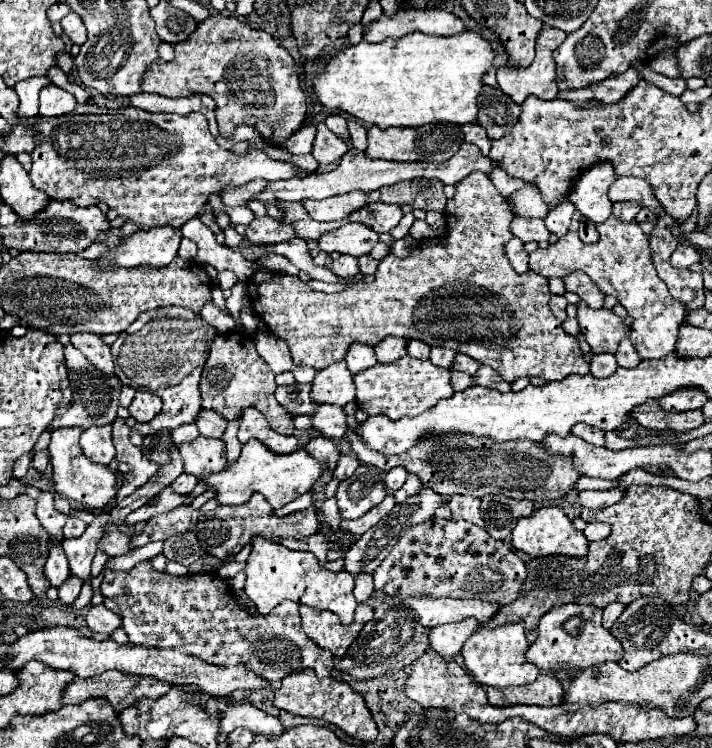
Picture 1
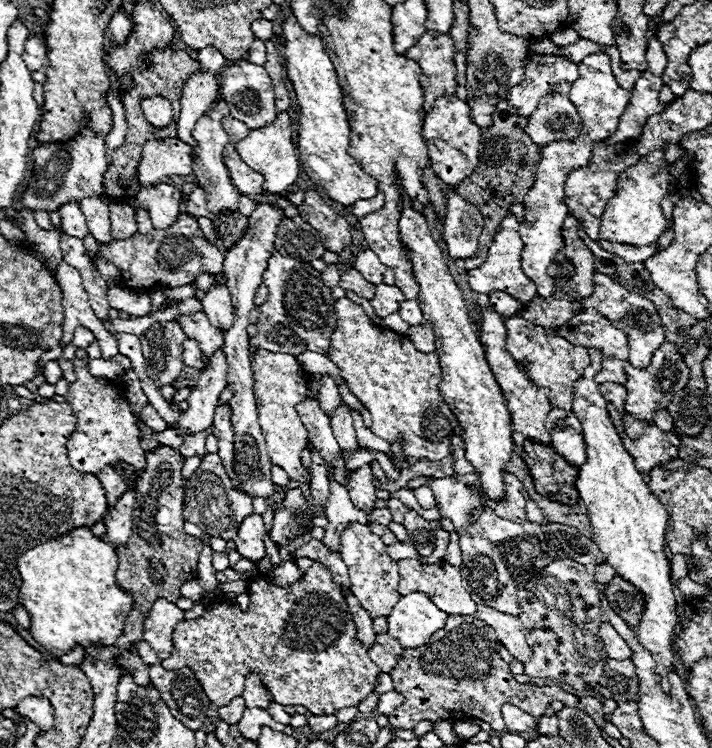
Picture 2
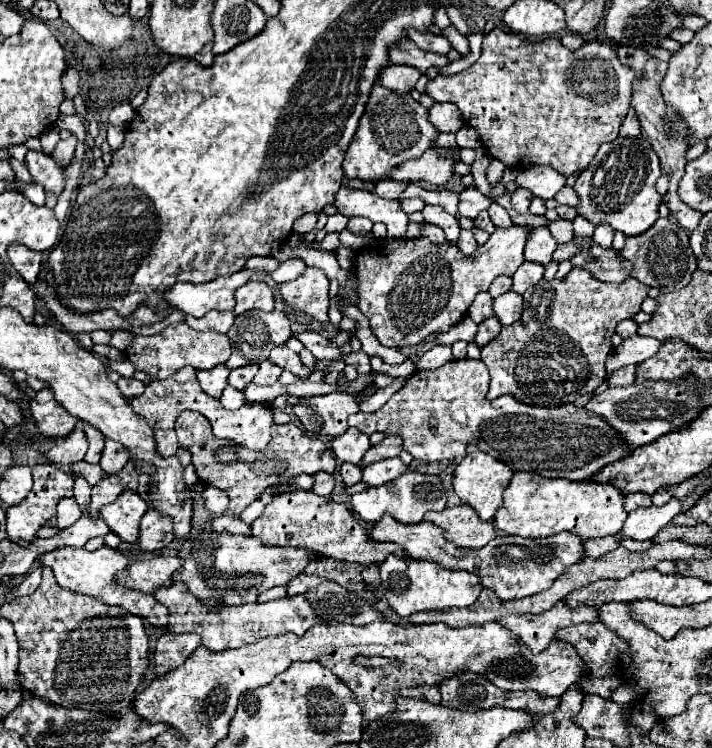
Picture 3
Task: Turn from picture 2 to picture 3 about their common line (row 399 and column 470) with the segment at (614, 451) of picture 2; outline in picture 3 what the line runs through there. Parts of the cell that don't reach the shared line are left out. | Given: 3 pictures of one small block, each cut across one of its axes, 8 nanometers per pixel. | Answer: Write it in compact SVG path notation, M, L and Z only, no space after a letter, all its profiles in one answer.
M390 554L380 564L380 578L382 578L382 588L386 590L386 600L390 608L398 616L404 616L404 618L414 612L422 612L422 610L444 610L452 606L470 606L482 590L478 576L470 572L448 570L434 560L398 558L394 554Z

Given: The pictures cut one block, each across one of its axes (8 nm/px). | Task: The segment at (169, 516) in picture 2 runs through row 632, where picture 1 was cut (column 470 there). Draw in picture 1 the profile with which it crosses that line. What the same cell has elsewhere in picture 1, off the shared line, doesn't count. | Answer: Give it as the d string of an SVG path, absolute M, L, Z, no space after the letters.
M466 124L466 126L462 126L462 132L464 132L464 142L476 144L482 150L482 154L490 152L490 140L488 140L488 136L486 136L486 132L484 132L482 126L478 126L478 124Z

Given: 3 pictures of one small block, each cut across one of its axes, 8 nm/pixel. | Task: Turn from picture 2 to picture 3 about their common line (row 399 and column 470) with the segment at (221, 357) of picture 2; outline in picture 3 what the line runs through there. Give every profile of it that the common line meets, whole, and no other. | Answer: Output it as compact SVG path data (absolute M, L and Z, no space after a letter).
M466 188L460 192L460 204L458 204L458 214L466 218L476 218L480 212L484 212L490 206L490 198L486 198L478 188Z

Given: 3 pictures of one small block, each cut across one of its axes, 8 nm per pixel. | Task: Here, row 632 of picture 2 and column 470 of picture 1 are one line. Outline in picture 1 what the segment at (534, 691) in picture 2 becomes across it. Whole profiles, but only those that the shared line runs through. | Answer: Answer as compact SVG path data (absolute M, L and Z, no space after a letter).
M348 430L344 434L344 438L348 440L350 448L354 450L354 454L358 456L358 460L362 464L368 466L376 466L382 472L388 472L396 466L406 468L408 474L414 474L420 478L420 482L428 488L432 488L434 492L442 494L442 496L456 496L456 494L464 494L464 496L474 496L474 498L482 498L486 494L502 494L506 498L522 498L522 500L530 500L530 502L546 502L546 500L558 500L564 498L570 490L576 488L578 478L582 476L572 460L566 460L566 456L550 456L550 452L546 452L542 448L542 444L532 442L532 440L510 440L510 442L498 442L498 440L486 440L486 438L478 438L474 440L474 436L440 436L440 438L430 438L430 440L422 440L418 442L414 448L410 448L410 452L402 452L402 456L382 456L380 452L374 450L366 450L364 444L358 440L358 432Z

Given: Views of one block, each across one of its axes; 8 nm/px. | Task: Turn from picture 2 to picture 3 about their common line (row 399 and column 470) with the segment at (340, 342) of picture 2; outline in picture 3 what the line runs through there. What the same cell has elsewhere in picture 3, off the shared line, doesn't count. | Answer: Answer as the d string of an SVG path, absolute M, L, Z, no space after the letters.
M472 358L450 360L436 370L416 370L412 376L408 376L406 384L378 412L374 414L356 412L348 418L348 424L364 434L384 432L386 436L388 434L402 436L404 450L410 452L416 460L454 462L466 456L468 444L482 444L484 452L488 452L494 458L502 458L502 462L508 464L512 470L536 472L546 478L568 478L568 480L586 480L594 476L598 468L604 468L614 460L622 460L622 456L628 456L634 450L622 444L618 432L614 432L614 428L610 428L610 424L606 424L602 416L594 416L594 412L586 412L584 406L576 406L576 404L562 404L554 408L528 406L528 404L518 404L514 396L500 396L488 400L486 392L488 392L488 370L486 364L482 364L482 360L472 360Z

